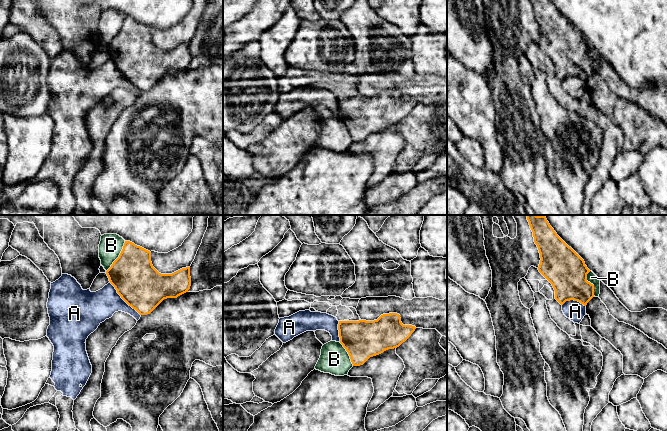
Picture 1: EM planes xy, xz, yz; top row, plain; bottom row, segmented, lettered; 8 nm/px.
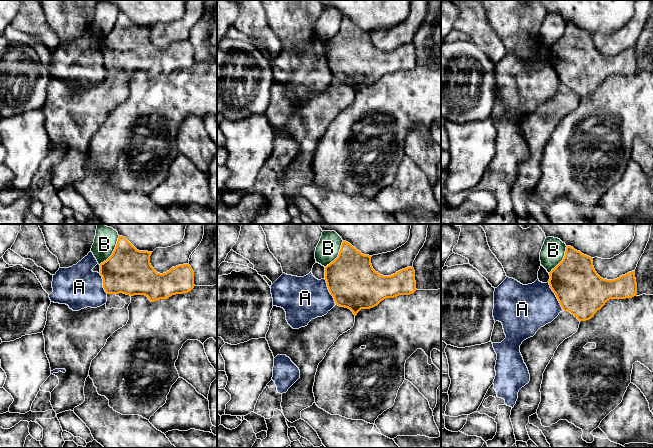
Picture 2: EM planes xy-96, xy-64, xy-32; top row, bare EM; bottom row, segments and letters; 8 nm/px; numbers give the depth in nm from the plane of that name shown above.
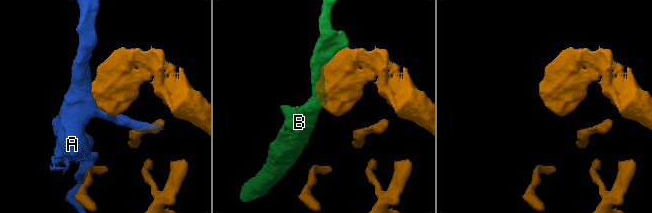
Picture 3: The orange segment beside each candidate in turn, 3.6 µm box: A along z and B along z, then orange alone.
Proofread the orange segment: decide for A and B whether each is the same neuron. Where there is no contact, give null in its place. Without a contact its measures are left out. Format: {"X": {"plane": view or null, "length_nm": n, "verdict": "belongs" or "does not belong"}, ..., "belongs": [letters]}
{"A": {"plane": "xy", "length_nm": 360, "verdict": "does not belong"}, "B": {"plane": "xy", "length_nm": 300, "verdict": "does not belong"}, "belongs": []}

